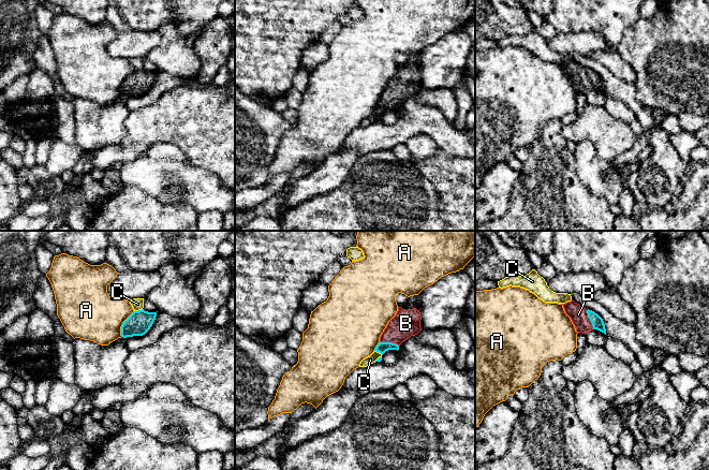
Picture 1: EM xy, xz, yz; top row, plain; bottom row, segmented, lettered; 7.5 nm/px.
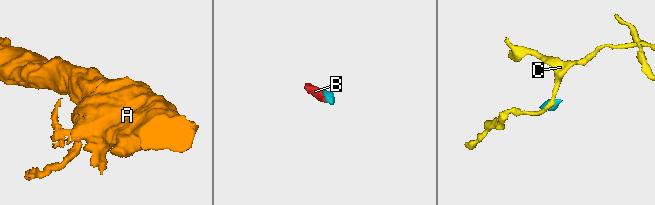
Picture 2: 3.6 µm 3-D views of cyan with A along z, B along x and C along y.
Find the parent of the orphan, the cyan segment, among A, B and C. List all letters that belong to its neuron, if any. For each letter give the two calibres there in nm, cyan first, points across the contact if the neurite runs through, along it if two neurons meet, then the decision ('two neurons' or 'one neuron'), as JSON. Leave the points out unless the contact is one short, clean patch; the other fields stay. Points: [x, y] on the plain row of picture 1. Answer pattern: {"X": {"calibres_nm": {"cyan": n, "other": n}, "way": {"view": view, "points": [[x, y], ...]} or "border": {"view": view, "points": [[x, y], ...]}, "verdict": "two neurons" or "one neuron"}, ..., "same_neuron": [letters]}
{"A": {"calibres_nm": {"cyan": 180, "other": 380}, "border": {"view": "xy", "points": [[134, 71], [123, 82], [121, 96]]}, "verdict": "two neurons"}, "B": {"calibres_nm": {"cyan": 80, "other": 200}, "way": {"view": "xz", "points": [[382, 106], [389, 102], [392, 97], [405, 83]]}, "verdict": "one neuron"}, "C": {"calibres_nm": {"cyan": 180, "other": 90}, "border": {"view": "xy", "points": [[143, 69], [134, 71]]}, "verdict": "two neurons"}, "same_neuron": ["B"]}

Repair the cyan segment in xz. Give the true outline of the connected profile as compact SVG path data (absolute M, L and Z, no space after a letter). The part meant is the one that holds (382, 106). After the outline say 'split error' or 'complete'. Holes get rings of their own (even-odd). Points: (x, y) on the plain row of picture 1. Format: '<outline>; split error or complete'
M417 55L409 57L408 70L398 67L396 75L388 82L374 111L382 115L388 109L398 111L403 101L422 90L420 72L415 68L416 58Z; split error

